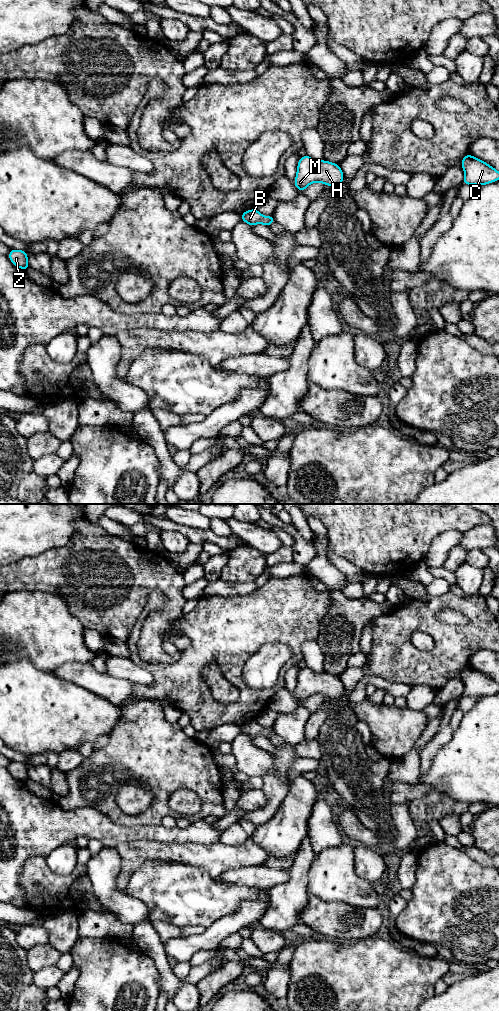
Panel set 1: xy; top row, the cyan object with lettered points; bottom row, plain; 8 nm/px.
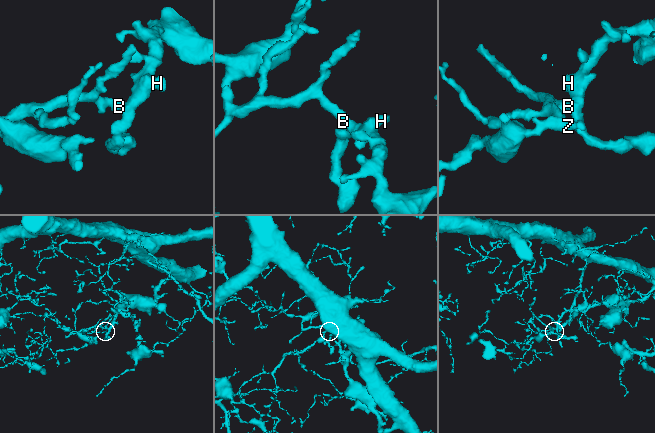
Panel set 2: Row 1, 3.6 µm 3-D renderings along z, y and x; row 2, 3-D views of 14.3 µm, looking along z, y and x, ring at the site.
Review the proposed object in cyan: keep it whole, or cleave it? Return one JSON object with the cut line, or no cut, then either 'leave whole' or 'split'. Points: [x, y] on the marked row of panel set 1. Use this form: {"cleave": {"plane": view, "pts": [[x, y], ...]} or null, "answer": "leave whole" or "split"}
{"cleave": null, "answer": "leave whole"}

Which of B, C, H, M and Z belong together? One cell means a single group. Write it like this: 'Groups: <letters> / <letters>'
Groups: B C H M Z

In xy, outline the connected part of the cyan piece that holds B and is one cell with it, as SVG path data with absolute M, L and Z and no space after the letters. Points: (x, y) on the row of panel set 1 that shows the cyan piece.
M253 208L241 213L241 221L246 222L251 227L259 223L270 227L270 225L276 220L274 218L274 215L263 216L256 208Z

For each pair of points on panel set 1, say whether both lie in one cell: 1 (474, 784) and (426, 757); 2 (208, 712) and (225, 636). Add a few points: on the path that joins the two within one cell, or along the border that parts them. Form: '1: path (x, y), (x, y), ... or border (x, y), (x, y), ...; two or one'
1: border (446, 743), (436, 752), (431, 765), (419, 777); two
2: path (195, 697), (195, 666), (205, 656); one

